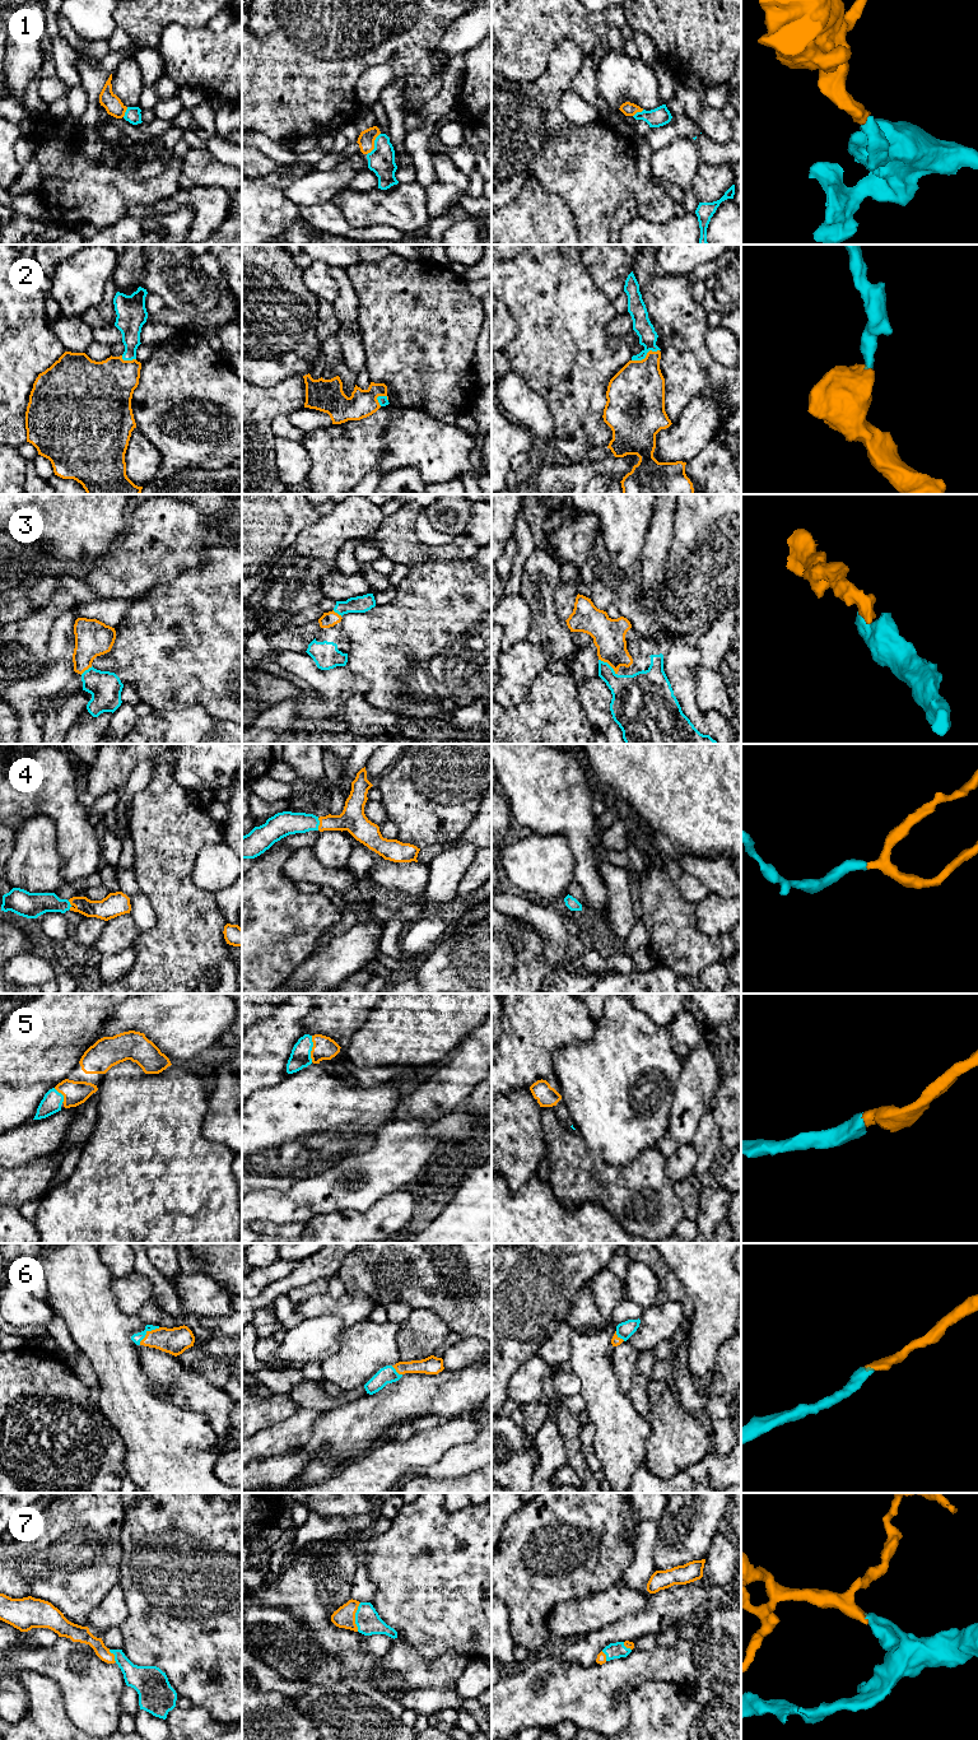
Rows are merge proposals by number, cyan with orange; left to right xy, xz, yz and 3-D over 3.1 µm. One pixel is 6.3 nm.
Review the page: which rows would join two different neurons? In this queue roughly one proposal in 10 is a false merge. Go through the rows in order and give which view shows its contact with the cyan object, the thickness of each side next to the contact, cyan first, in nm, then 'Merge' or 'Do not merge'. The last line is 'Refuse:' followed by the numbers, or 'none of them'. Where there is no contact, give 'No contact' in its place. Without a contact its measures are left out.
1: Touches cyan in xz. Thickness 170 nm (cyan) against 110 nm. Merge
2: Touches cyan in yz. Thickness 120 nm (cyan) against 360 nm. Merge
3: Touches cyan in yz. Thickness 280 nm (cyan) against 200 nm. Merge
4: Touches cyan in xz. Thickness 160 nm (cyan) against 160 nm. Merge
5: Touches cyan in xz. Thickness 130 nm (cyan) against 140 nm. Merge
6: Touches cyan in xy. Thickness 60 nm (cyan) against 170 nm. Merge
7: Touches cyan in xz. Thickness 160 nm (cyan) against 140 nm. Merge
Refuse: none of them

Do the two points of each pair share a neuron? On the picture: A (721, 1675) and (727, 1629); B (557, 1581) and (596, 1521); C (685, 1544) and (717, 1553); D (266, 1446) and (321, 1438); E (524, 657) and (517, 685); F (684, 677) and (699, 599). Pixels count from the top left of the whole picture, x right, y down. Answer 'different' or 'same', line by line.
A: same
B: same
C: different
D: different
E: same
F: different

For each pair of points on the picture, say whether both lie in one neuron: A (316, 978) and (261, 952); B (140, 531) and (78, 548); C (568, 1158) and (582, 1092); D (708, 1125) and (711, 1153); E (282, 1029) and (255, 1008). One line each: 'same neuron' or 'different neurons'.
A: different neurons
B: different neurons
C: different neurons
D: same neuron
E: different neurons

